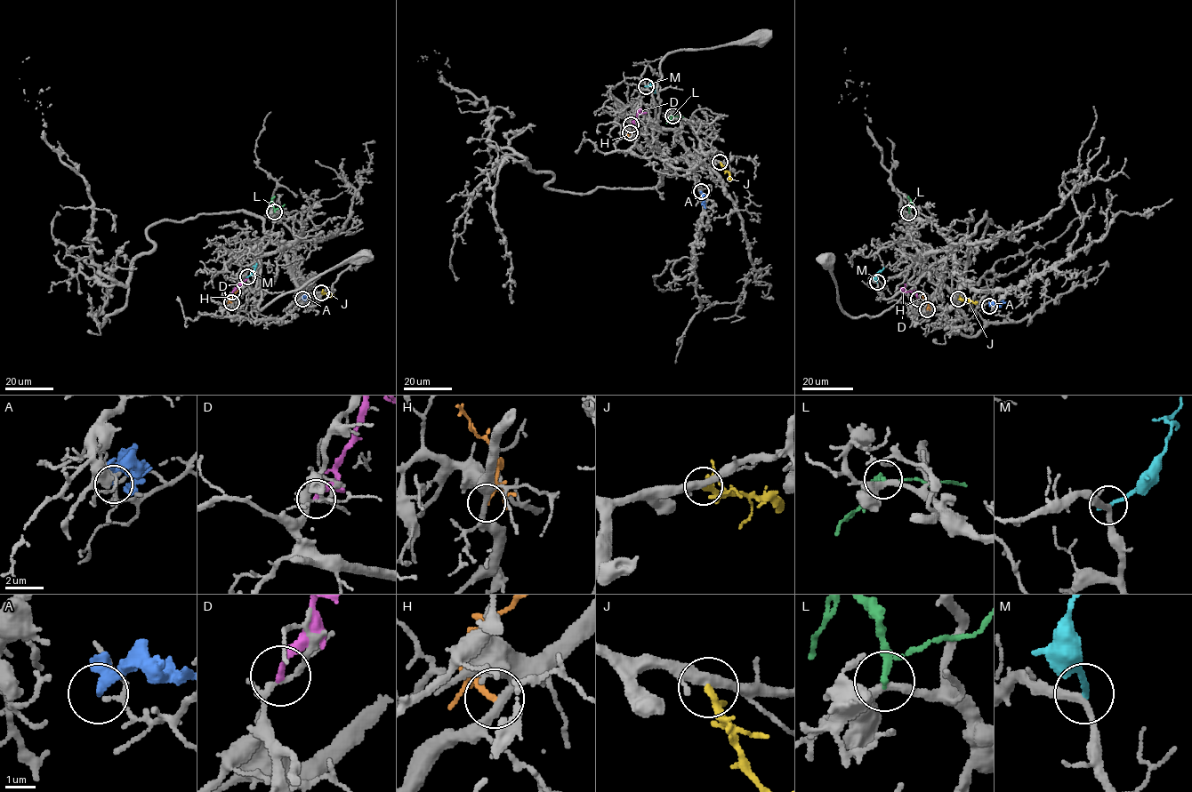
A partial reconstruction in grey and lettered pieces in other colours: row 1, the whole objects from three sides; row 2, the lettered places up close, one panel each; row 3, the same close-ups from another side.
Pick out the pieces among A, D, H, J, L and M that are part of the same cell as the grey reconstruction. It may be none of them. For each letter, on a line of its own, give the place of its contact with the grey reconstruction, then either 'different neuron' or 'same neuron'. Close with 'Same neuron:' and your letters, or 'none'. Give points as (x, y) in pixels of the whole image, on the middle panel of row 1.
A: (701, 191) | different neuron
D: (631, 124) | different neuron
H: (630, 132) | different neuron
J: (720, 162) | different neuron
L: (672, 116) | different neuron
M: (646, 86) | different neuron
Same neuron: none

